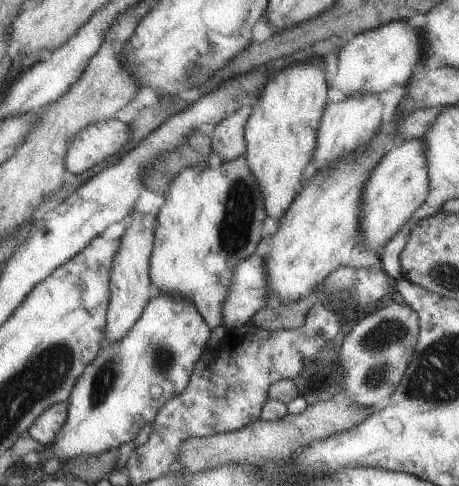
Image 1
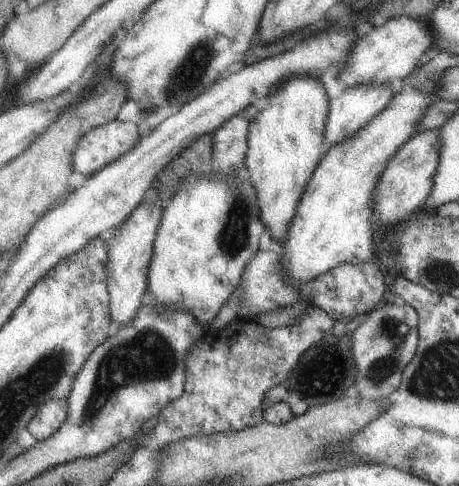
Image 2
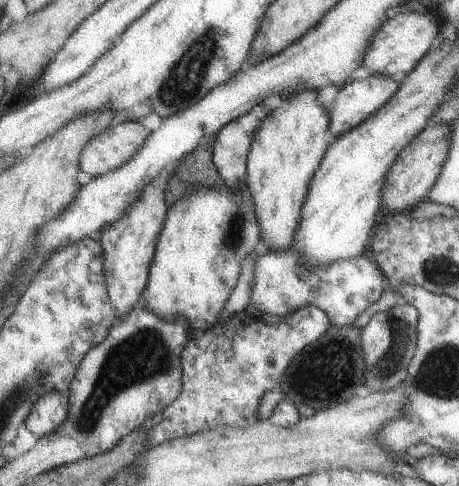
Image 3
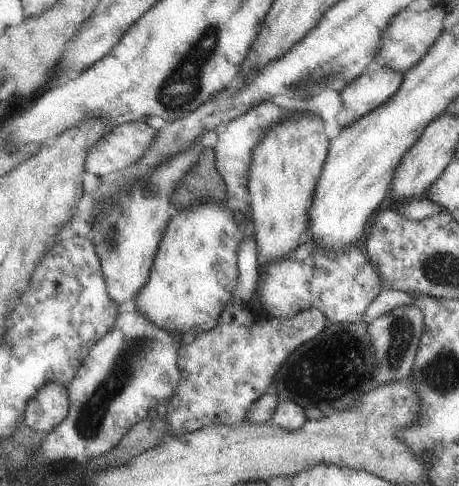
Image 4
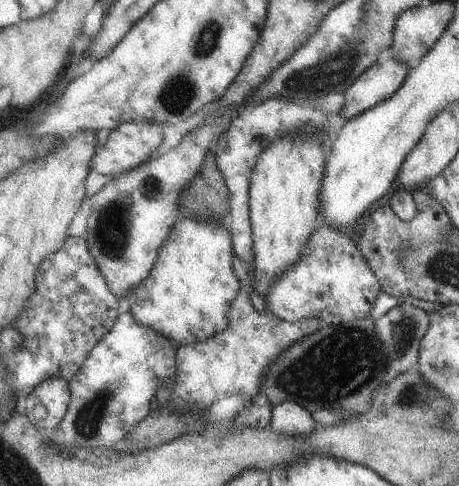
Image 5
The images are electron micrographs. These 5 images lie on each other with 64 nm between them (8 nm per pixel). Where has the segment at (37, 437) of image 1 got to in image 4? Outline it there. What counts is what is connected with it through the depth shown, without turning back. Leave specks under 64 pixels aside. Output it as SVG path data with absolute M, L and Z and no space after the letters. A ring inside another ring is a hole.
M47 384L37 392L35 398L31 398L31 402L25 404L21 424L29 428L33 434L47 436L55 426L59 426L59 422L63 422L67 410L69 410L67 388Z

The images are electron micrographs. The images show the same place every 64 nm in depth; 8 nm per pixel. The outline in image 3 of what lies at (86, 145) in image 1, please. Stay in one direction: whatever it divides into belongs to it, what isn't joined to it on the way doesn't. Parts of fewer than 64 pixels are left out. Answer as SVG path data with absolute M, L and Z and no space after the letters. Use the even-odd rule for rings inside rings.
M131 120L115 126L109 124L81 148L79 174L83 178L95 178L109 170L115 170L139 150L147 136L149 132L145 132L137 122Z

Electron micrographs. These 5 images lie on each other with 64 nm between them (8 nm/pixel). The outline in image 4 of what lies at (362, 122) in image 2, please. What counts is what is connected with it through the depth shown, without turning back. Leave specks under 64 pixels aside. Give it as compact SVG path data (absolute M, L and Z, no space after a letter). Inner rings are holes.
M373 68L371 74L361 74L349 82L341 92L341 108L337 112L337 124L343 128L351 126L377 106L383 106L403 82L403 74L393 70Z

